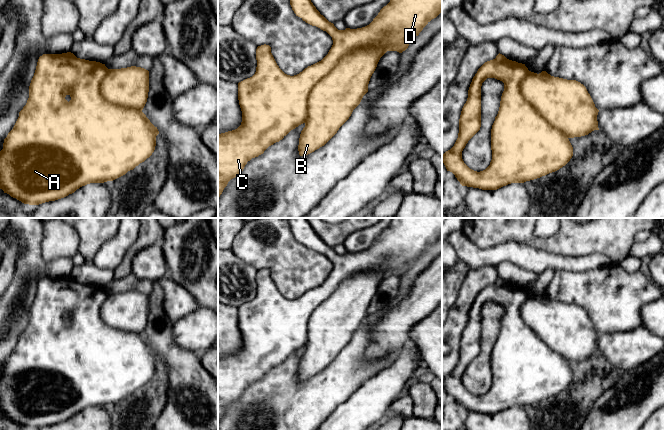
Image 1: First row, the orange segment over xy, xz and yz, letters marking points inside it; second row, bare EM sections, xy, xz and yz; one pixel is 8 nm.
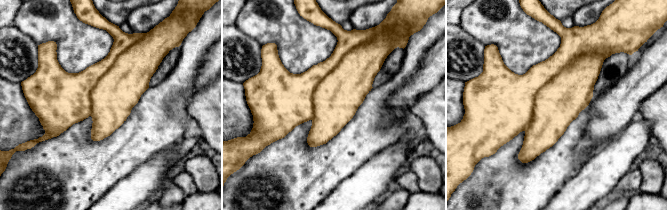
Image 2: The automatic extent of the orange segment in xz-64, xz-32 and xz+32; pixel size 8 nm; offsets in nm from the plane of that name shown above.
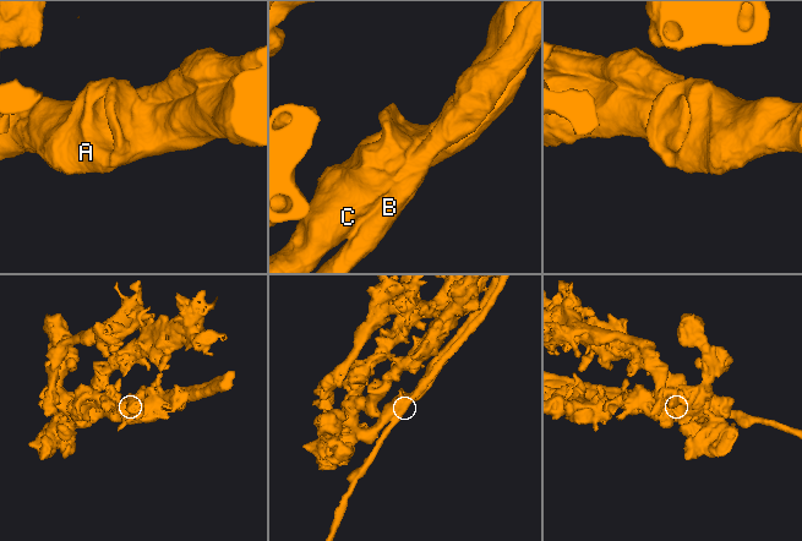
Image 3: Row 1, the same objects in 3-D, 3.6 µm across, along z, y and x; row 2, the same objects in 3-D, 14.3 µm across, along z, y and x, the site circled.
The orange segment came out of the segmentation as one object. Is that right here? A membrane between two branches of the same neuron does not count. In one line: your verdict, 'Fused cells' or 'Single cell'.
Fused cells

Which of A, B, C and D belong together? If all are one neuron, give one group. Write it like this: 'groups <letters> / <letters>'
groups A C D / B

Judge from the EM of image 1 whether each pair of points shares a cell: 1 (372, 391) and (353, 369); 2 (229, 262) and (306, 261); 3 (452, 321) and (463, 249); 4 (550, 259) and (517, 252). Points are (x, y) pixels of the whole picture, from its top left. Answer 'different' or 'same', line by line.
1: different
2: different
3: different
4: same

